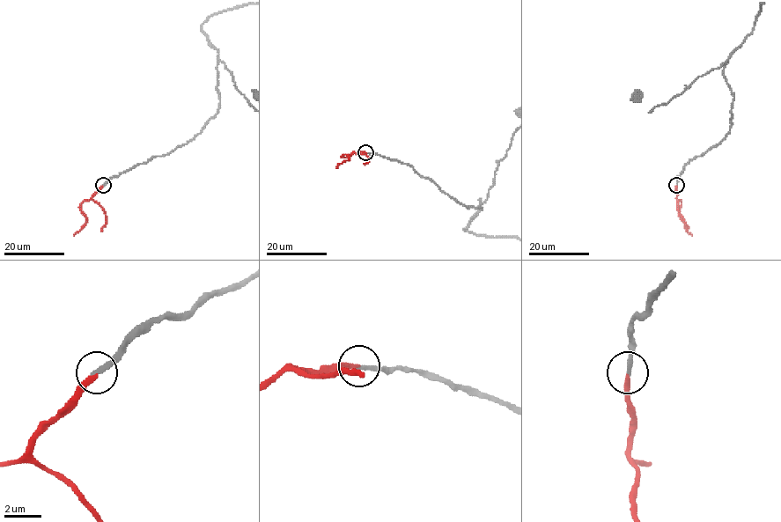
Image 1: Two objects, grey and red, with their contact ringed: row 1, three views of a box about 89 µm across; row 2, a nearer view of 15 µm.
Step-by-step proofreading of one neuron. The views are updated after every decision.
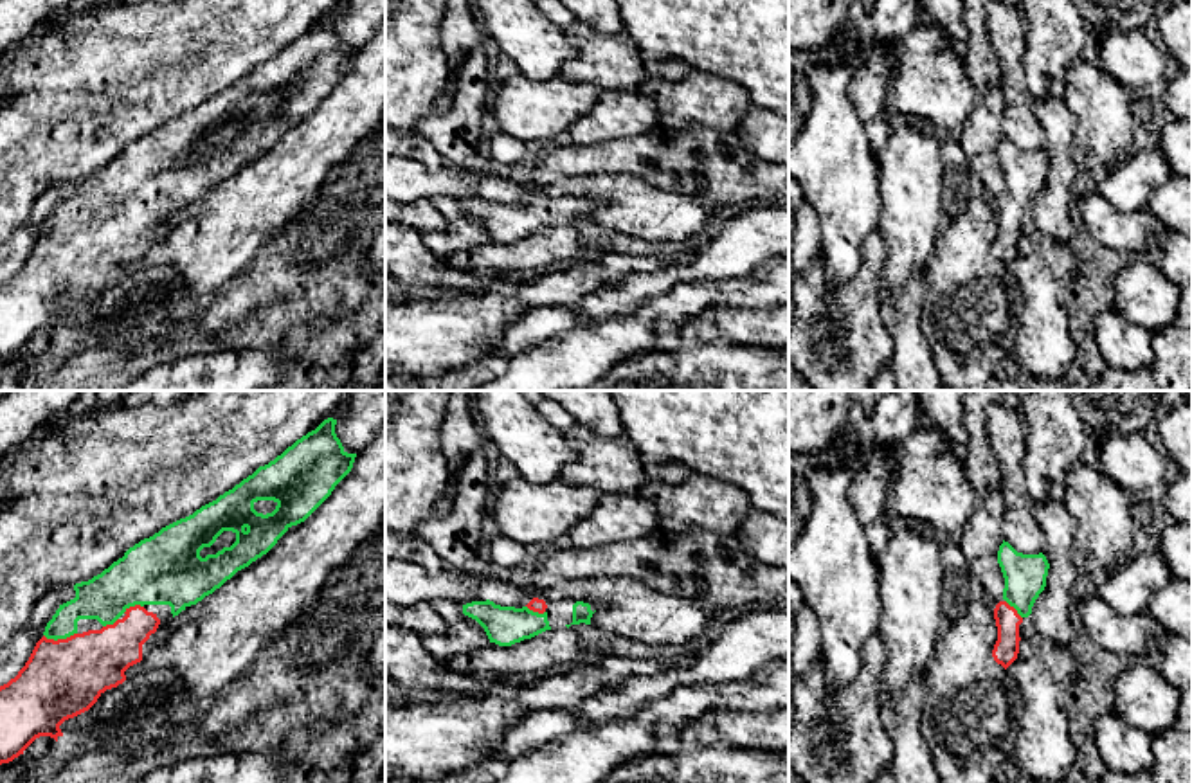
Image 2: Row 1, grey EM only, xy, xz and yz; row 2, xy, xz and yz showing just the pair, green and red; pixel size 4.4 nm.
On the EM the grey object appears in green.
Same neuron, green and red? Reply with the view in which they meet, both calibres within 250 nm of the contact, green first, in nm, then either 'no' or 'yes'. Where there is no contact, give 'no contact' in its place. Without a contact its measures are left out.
meets green in xy; 190 nm thick on the green side, 360 nm on the other; yes

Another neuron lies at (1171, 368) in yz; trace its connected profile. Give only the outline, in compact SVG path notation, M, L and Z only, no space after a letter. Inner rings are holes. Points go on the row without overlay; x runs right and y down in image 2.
M1176 324L1152 333L1154 358L1149 367L1109 369L1091 391L1192 391L1192 331Z

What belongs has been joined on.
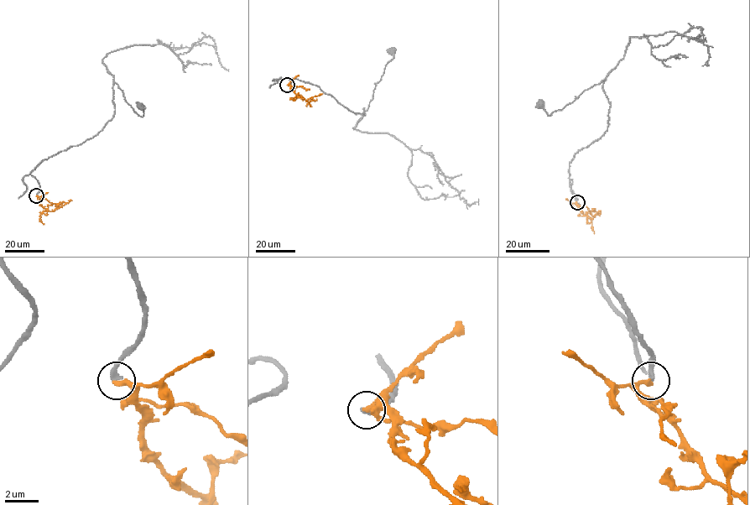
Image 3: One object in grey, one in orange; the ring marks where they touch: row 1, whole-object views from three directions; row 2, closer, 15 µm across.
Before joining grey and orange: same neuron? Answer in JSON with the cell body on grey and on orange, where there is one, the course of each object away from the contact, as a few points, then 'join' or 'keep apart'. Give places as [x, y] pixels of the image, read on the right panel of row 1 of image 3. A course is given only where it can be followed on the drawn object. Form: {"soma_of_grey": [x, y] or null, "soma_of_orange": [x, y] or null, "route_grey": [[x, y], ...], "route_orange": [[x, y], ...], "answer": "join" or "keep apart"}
{"soma_of_grey": [539, 105], "soma_of_orange": null, "route_grey": [[577, 202], [569, 163], [606, 129], [610, 102], [602, 88], [606, 78], [549, 116], [539, 105]], "route_orange": [[577, 202], [575, 204], [580, 210], [591, 220], [593, 216], [586, 207]], "answer": "join"}

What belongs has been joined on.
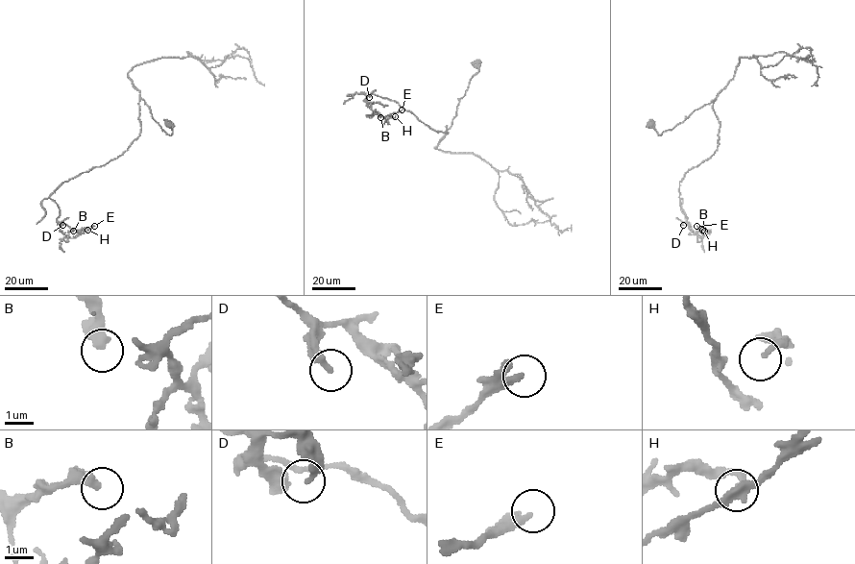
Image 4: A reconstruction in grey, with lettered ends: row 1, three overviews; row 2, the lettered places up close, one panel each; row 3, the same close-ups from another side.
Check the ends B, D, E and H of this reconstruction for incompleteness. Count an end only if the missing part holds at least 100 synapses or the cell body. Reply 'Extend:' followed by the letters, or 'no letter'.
Extend: no letter

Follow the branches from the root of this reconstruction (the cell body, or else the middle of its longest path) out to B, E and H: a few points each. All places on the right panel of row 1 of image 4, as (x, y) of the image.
B: (650, 124), (660, 135), (716, 98), (718, 149), (685, 173), (679, 187), (686, 223), (697, 236), (704, 231)
E: (650, 124), (660, 135), (716, 98), (718, 149), (679, 182), (686, 223), (701, 238), (696, 226)
H: (650, 124), (660, 135), (716, 98), (718, 149), (679, 182), (686, 223), (701, 238), (702, 230)

